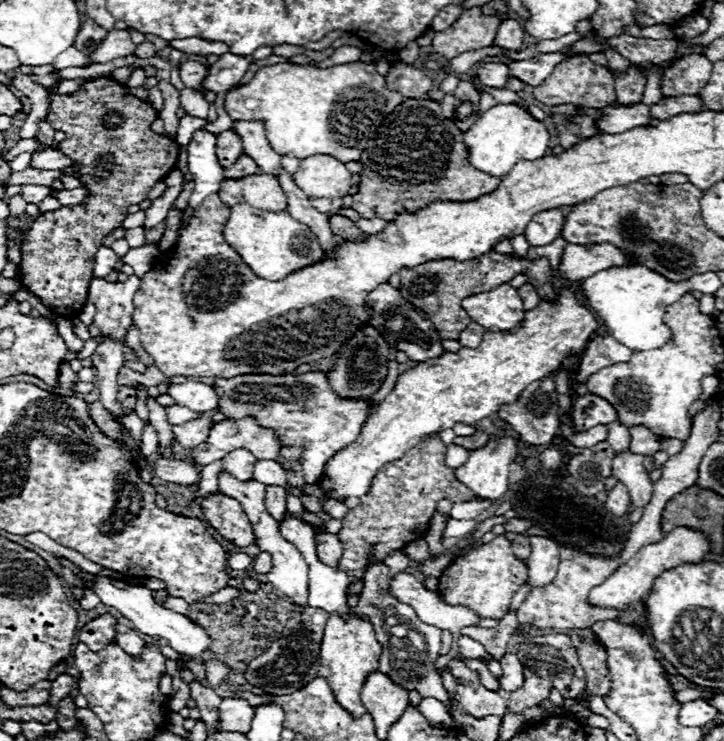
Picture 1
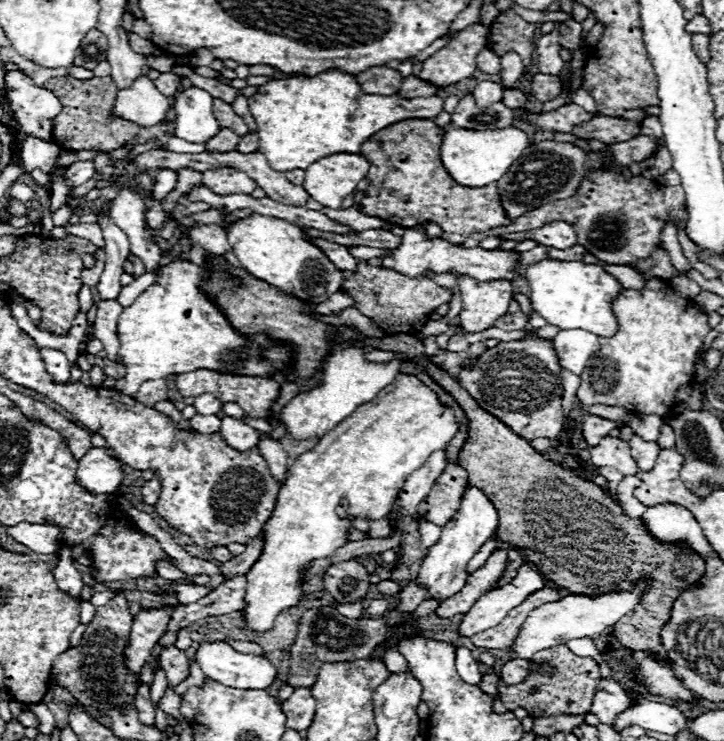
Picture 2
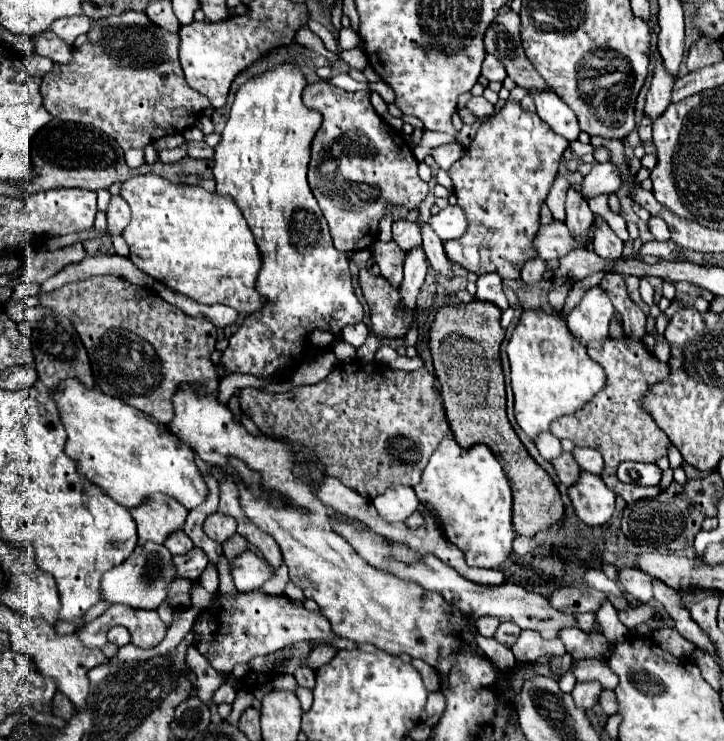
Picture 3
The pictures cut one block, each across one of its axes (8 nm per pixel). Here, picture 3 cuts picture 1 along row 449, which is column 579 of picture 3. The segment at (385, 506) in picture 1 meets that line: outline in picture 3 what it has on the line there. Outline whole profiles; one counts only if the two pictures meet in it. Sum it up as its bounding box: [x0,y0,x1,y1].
[552,338,670,502]

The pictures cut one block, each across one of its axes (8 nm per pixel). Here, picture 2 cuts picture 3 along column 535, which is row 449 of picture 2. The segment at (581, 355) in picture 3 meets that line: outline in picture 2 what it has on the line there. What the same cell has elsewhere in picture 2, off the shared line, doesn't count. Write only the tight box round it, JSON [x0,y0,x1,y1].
[242,374,460,632]

